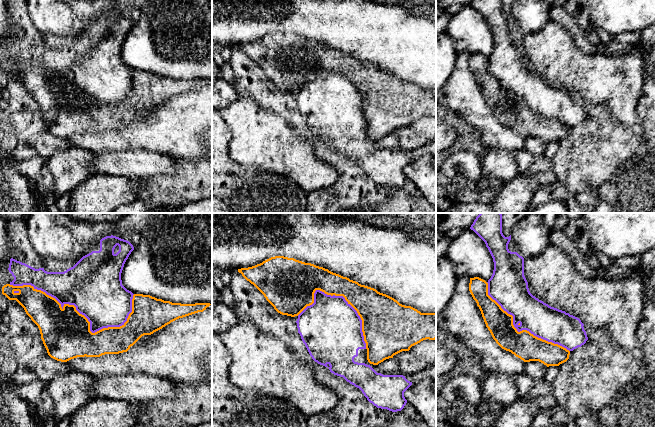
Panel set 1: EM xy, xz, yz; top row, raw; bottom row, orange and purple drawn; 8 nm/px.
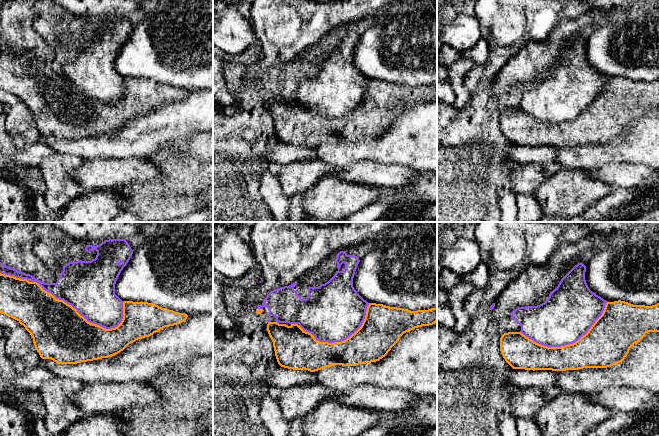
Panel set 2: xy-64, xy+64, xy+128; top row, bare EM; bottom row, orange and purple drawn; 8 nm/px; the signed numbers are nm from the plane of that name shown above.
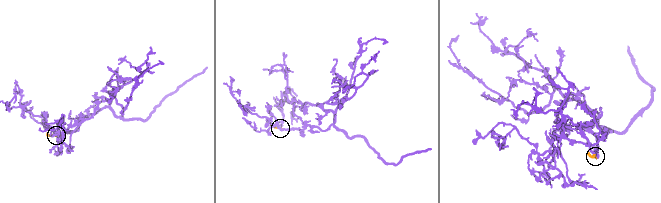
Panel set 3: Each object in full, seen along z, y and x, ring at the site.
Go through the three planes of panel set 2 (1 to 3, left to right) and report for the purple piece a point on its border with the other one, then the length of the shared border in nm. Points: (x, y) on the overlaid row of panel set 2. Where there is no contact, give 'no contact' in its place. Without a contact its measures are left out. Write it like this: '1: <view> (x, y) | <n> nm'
1: xy-64 (62, 300) | 1050 nm
2: xy+64 (337, 342) | 650 nm
3: xy+128 (569, 344) | 750 nm

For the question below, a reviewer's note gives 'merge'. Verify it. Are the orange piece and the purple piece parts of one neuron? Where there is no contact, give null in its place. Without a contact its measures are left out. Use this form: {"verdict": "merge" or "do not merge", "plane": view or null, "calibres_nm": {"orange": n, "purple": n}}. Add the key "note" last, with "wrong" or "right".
{"verdict": "do not merge", "plane": "xy", "calibres_nm": {"orange": 380, "purple": 460}, "note": "wrong"}

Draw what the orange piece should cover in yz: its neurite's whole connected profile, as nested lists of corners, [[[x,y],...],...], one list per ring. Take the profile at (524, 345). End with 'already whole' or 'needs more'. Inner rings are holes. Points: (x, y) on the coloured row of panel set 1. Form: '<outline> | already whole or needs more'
[[[470,278],[469,291],[479,307],[486,327],[493,339],[504,350],[524,362],[539,361],[549,366],[559,366],[569,359],[566,348],[538,338],[527,330],[520,332],[513,325],[513,316],[488,295],[488,283]]] | already whole

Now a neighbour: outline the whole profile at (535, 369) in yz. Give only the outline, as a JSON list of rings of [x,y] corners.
[[[539,361],[526,362],[525,374],[533,379],[544,379],[548,367]]]

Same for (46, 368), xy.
[[[44,357],[36,361],[30,368],[37,374],[39,380],[43,382],[72,371],[66,362],[57,361],[51,357]]]

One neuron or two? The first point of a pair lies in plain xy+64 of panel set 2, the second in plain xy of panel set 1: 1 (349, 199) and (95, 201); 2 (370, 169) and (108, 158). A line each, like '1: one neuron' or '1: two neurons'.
1: one neuron
2: one neuron

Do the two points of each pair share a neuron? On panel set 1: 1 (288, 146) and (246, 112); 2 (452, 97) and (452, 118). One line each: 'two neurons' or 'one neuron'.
1: one neuron
2: two neurons

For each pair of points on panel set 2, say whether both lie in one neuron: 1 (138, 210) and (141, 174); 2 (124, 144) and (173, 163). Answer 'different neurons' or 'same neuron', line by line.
1: different neurons
2: different neurons

